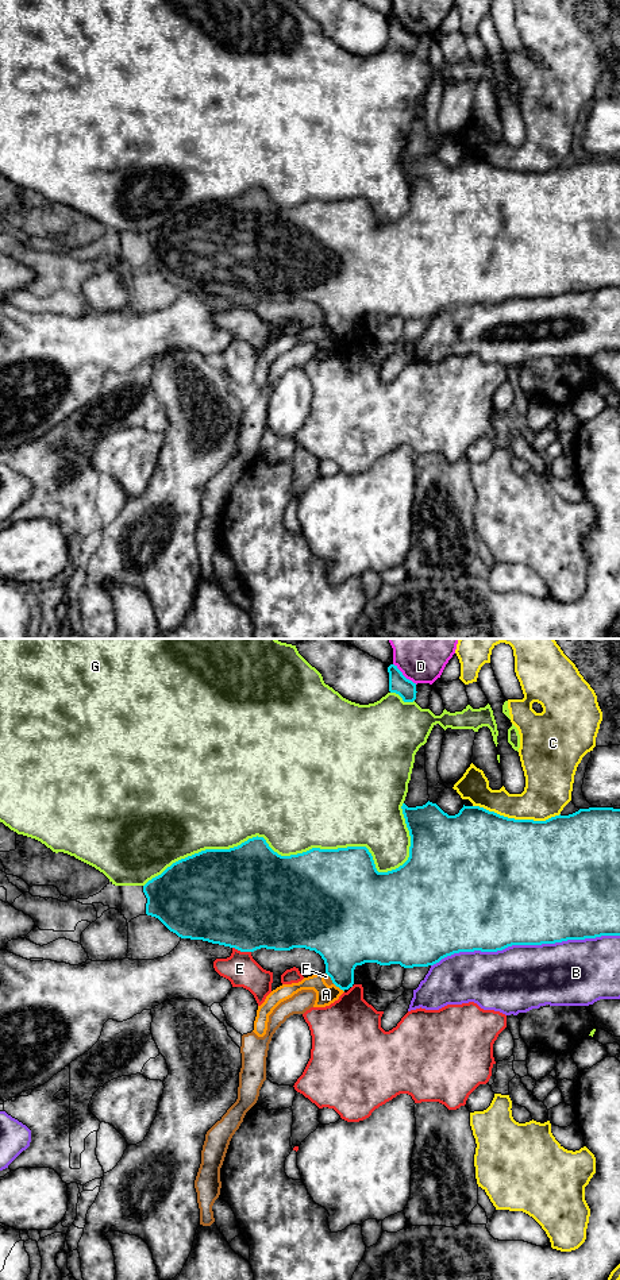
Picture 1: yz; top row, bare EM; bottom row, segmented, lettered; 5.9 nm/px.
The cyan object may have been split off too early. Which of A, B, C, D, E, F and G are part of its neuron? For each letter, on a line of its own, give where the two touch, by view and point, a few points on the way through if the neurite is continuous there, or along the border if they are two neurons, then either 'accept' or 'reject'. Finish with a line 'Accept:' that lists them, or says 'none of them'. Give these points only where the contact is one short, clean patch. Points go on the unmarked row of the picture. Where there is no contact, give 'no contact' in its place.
A: yz (339, 339) | reject
B: yz (524, 296) | reject
C: yz (516, 172) | reject
D: yz (403, 27) | reject
E: yz (242, 303) | reject
F: yz (330, 328) | across yz (345, 289), (339, 319), (330, 328), (327, 330) | accept
G: yz (310, 201) | reject
Accept: F

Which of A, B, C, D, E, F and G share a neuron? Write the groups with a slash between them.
A / B / C / D / E / F / G

